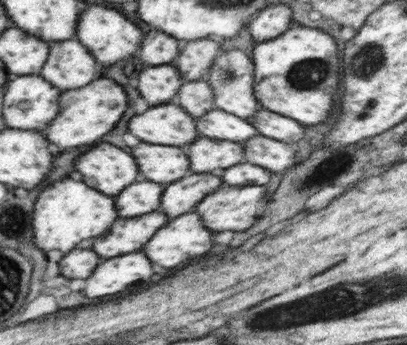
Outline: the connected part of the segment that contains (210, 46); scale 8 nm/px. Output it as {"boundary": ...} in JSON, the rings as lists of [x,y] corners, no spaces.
{"boundary":[[[215,38],[182,41],[180,54],[172,62],[172,66],[178,69],[185,81],[204,80],[203,76],[214,64],[215,58],[221,50],[221,45],[221,41]]]}

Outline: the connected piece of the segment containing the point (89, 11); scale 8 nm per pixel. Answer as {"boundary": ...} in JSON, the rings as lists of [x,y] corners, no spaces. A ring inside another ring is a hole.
{"boundary":[[[88,6],[84,12],[81,12],[81,16],[80,24],[77,25],[76,39],[89,47],[91,52],[94,50],[94,58],[98,59],[102,68],[110,64],[126,64],[144,41],[144,34],[140,32],[140,28],[112,8]]]}

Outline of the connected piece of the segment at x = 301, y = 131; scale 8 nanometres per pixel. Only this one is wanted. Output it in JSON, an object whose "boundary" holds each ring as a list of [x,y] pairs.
{"boundary":[[[267,109],[258,110],[256,116],[246,120],[257,127],[260,135],[284,143],[295,144],[306,134],[305,125],[301,122]]]}

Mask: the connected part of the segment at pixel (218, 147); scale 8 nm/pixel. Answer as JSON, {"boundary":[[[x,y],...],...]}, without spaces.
{"boundary":[[[198,138],[194,146],[188,148],[190,162],[194,162],[194,172],[212,172],[216,168],[230,168],[244,160],[244,148],[234,142]]]}

